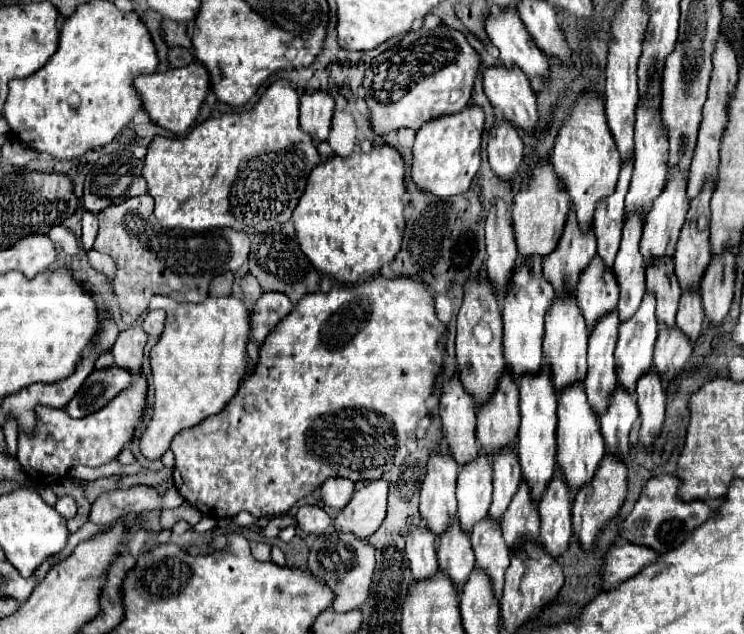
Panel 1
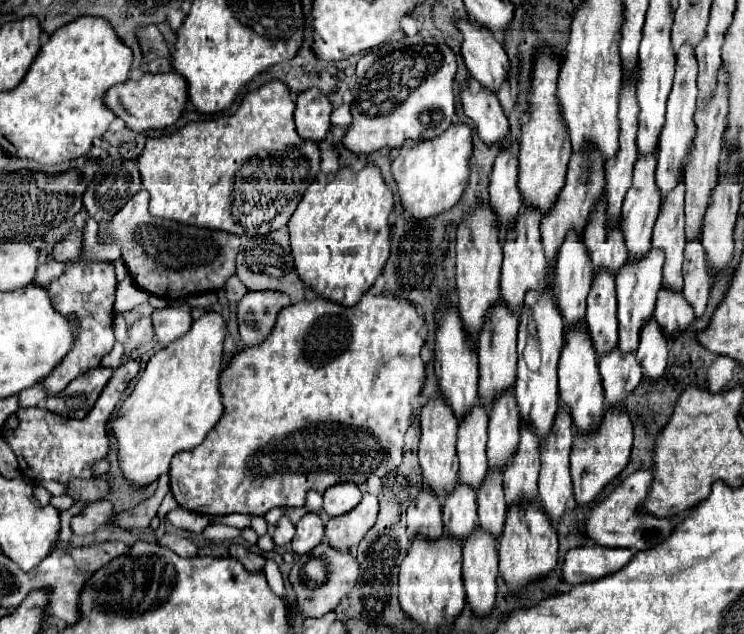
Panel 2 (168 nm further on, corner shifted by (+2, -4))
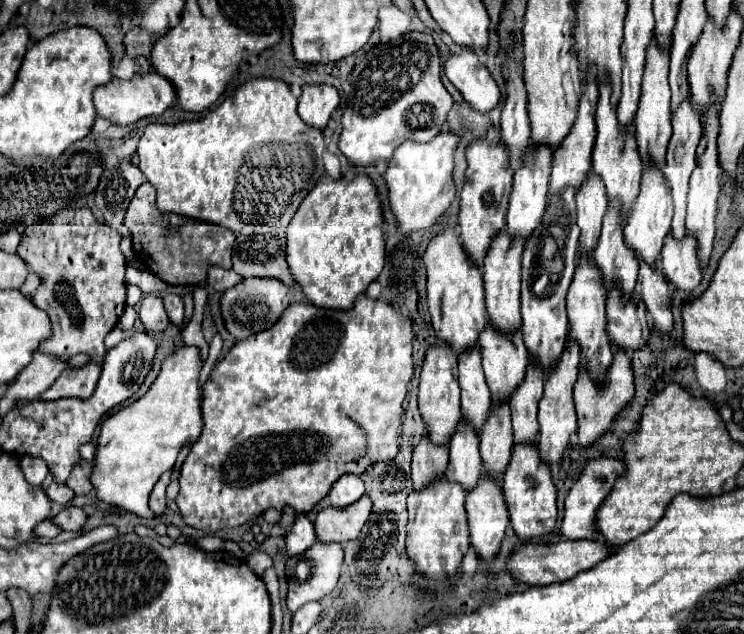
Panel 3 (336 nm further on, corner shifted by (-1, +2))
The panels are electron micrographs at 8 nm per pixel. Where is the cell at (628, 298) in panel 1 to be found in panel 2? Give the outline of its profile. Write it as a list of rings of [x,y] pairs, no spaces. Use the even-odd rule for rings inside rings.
[[[653,151],[649,159],[637,159],[637,163],[633,165],[633,185],[629,187],[623,199],[621,229],[625,233],[625,243],[627,243],[631,259],[647,255],[651,247],[651,233],[653,233],[653,225],[661,207],[661,193],[657,191],[657,183],[655,183],[655,169],[657,169],[657,151]]]

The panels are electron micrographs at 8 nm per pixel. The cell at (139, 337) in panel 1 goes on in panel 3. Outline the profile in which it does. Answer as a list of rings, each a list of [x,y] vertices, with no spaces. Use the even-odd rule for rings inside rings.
[[[148,295],[140,301],[140,321],[146,327],[146,331],[158,333],[168,327],[168,315],[164,313],[162,299],[156,295]]]

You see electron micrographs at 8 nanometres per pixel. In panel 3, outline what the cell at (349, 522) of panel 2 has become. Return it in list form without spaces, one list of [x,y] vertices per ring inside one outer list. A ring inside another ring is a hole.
[[[368,495],[360,497],[356,503],[338,509],[338,507],[326,507],[318,513],[314,525],[316,525],[316,535],[324,543],[344,543],[344,541],[354,541],[364,523],[368,521],[368,515],[372,511],[372,501]]]

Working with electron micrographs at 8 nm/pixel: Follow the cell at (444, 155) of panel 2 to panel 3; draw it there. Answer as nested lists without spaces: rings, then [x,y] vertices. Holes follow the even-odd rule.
[[[438,133],[428,143],[406,141],[396,149],[394,157],[388,163],[388,171],[384,173],[388,191],[390,191],[390,207],[398,221],[402,233],[412,233],[436,223],[436,219],[450,207],[456,197],[456,185],[452,179],[454,171],[454,153],[460,143],[460,135],[456,133]]]

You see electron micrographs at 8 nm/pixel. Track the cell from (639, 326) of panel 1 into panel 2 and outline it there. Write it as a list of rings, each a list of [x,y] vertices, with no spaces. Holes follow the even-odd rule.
[[[657,247],[649,249],[649,255],[645,259],[639,259],[637,263],[625,261],[625,267],[617,271],[615,283],[617,283],[617,301],[619,301],[619,349],[621,351],[633,351],[639,345],[639,331],[641,325],[653,315],[655,311],[655,299],[657,291],[661,289],[661,269],[663,269],[663,251]]]

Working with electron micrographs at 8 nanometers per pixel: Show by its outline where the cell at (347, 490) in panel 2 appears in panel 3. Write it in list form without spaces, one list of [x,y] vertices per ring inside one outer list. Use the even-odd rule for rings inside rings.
[[[344,475],[332,485],[326,499],[330,501],[332,507],[346,507],[358,501],[362,495],[364,495],[364,481],[358,475]]]

